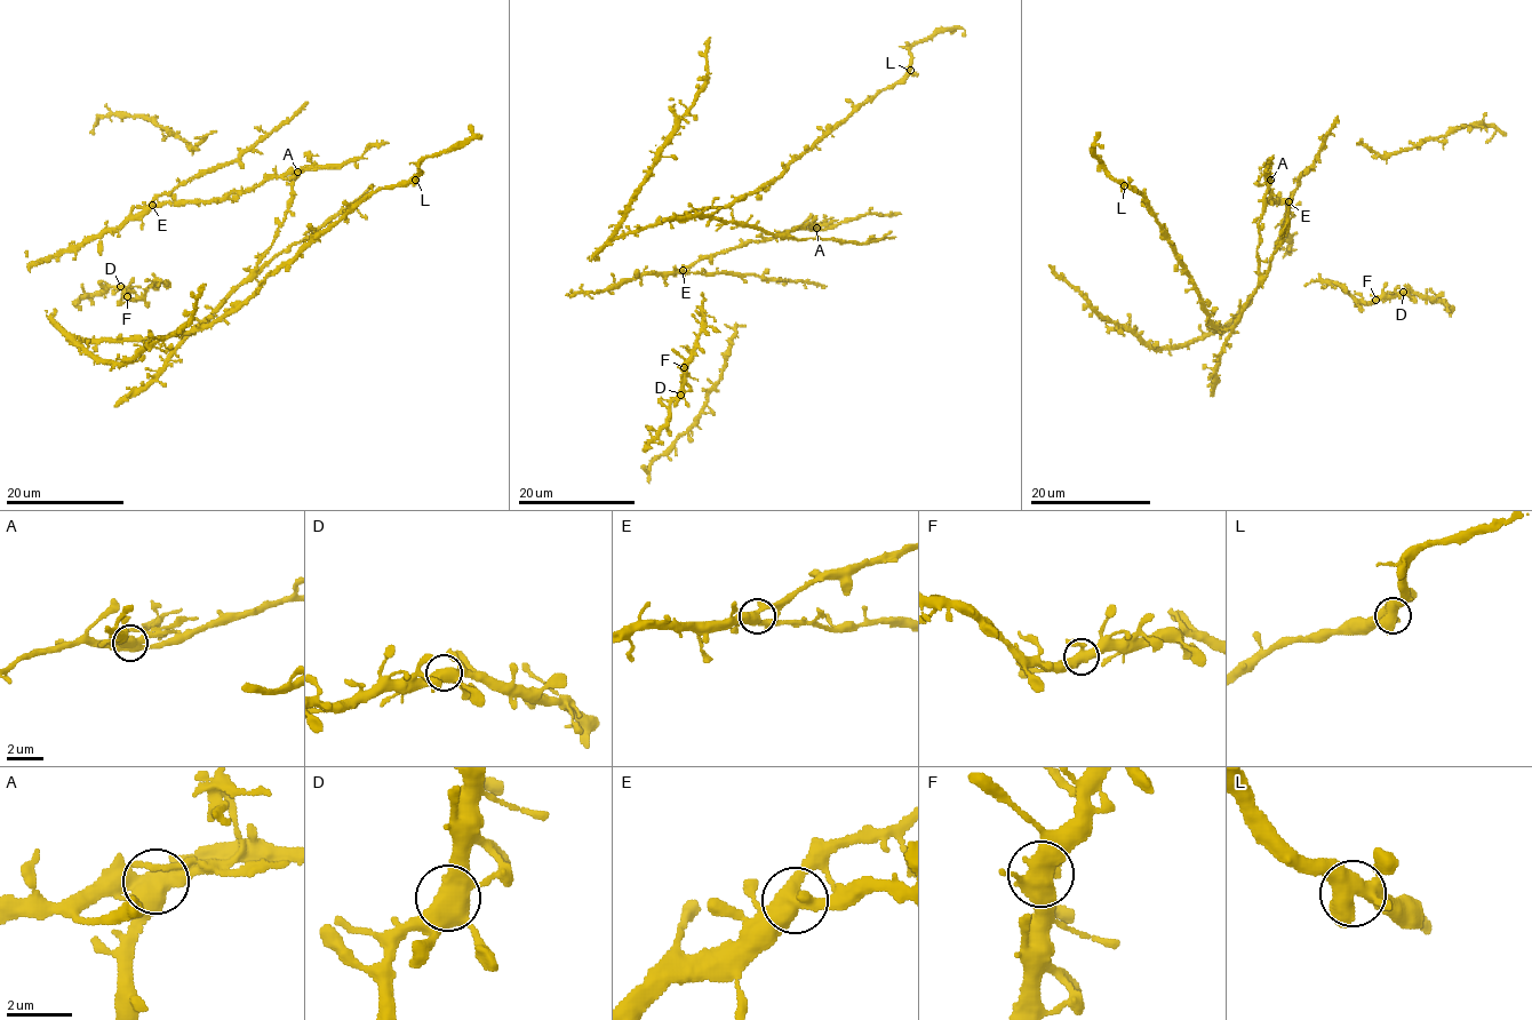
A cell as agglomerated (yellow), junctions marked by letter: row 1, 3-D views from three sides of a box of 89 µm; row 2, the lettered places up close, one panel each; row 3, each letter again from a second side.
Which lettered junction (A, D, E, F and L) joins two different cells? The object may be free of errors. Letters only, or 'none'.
A

